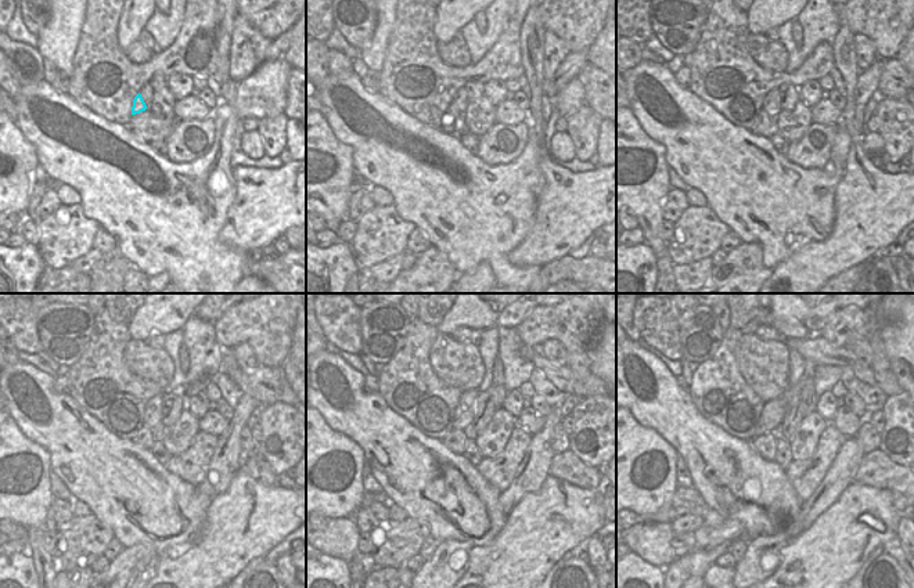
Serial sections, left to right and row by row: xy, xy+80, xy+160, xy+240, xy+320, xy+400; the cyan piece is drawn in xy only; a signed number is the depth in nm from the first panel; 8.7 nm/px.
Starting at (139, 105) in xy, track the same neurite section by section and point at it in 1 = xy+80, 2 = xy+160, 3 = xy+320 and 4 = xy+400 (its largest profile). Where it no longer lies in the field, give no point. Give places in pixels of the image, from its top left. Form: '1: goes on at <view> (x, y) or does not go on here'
1: goes on at xy+80 (447, 119)
2: goes on at xy+160 (766, 127)
3: goes on at xy+320 (456, 440)
4: goes on at xy+400 (765, 444)

